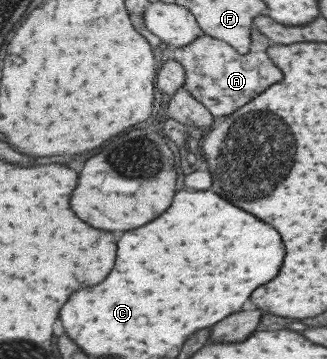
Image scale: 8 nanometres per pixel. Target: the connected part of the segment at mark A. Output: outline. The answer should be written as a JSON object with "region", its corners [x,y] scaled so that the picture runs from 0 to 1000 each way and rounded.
{"region":[[[774,75],[768,86],[768,136],[743,153],[719,142],[697,120],[651,109],[639,97],[602,103],[584,125],[529,136],[529,153],[566,184],[569,245],[627,290],[651,326],[676,326],[731,306],[737,295],[771,281],[823,237],[859,226],[859,198],[835,187],[817,159],[813,136],[835,114]]]}

